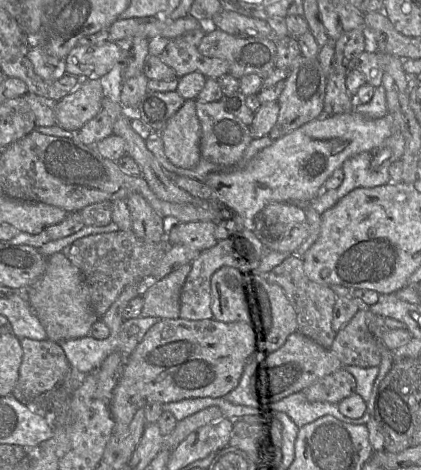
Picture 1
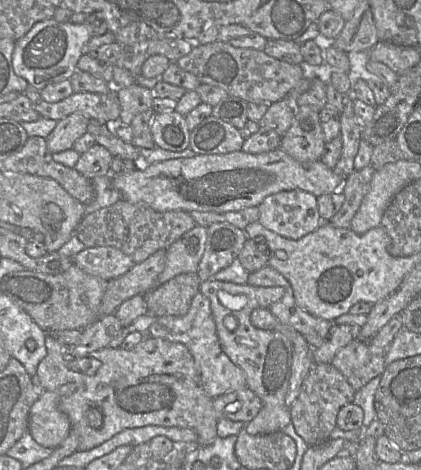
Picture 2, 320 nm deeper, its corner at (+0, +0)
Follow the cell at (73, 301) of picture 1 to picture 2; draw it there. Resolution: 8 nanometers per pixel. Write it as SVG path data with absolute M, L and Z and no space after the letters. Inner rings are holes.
M50 333L46 334L45 344L47 355L39 363L36 376L43 391L53 391L65 384L74 384L75 391L61 398L59 407L69 417L71 430L78 437L78 450L93 449L111 439L119 432L148 425L163 427L180 427L193 430L197 434L197 443L200 446L212 444L217 436L218 419L213 408L213 398L209 397L201 386L201 380L189 349L182 343L169 341L163 338L145 336L145 338L130 350L105 347L77 359L68 353L69 345L58 342ZM89 359L101 362L98 369L89 367ZM83 362L89 369L88 373L79 371L73 363ZM92 408L97 416L98 427L91 426L88 421L88 410Z

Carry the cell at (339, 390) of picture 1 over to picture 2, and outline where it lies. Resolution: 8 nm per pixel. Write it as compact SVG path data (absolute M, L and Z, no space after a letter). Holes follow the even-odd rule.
M314 364L302 383L297 399L290 407L291 423L296 432L309 446L327 441L337 426L340 409L353 403L355 393L344 375L332 364Z

